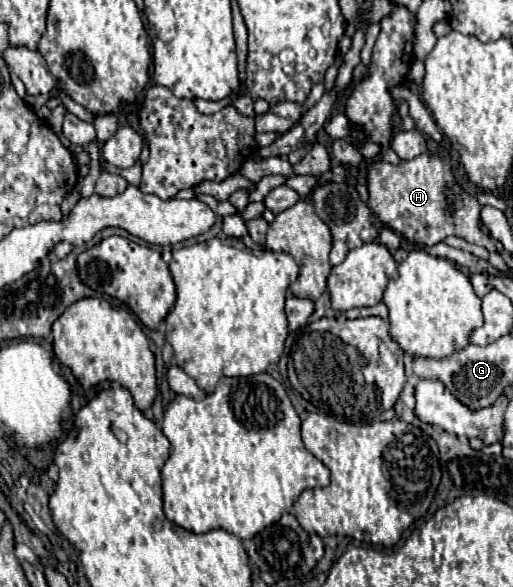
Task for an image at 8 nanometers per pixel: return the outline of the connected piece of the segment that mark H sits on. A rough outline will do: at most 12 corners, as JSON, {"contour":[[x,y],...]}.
{"contour":[[429,152],[367,168],[369,208],[413,244],[447,236],[495,252],[479,202]]}

